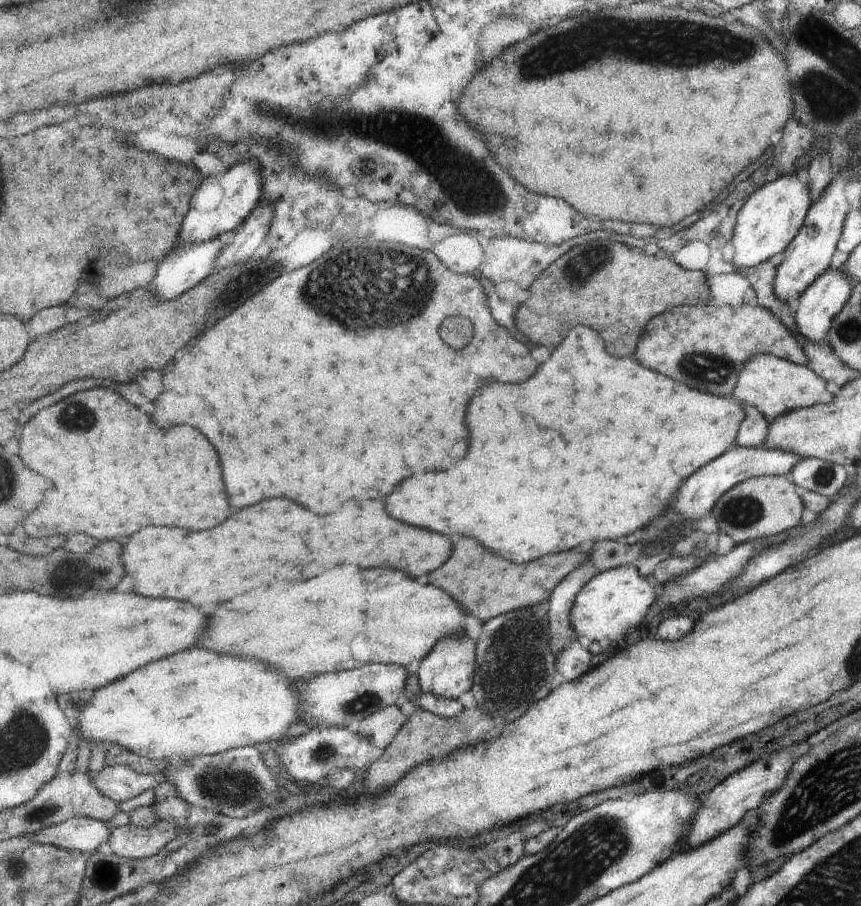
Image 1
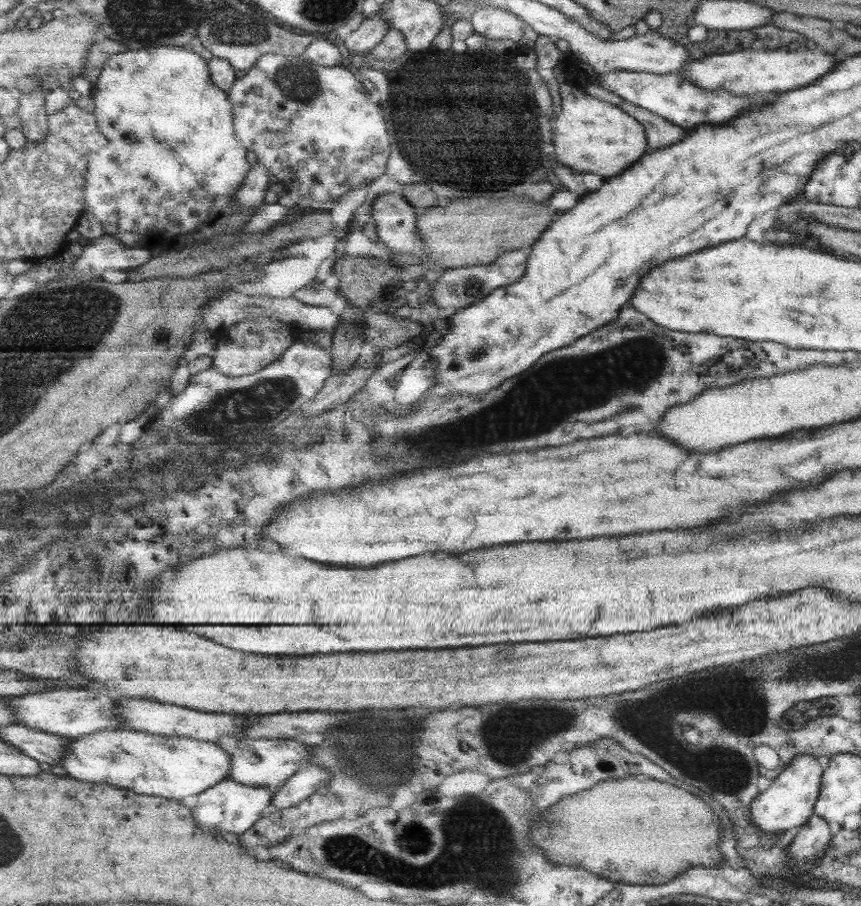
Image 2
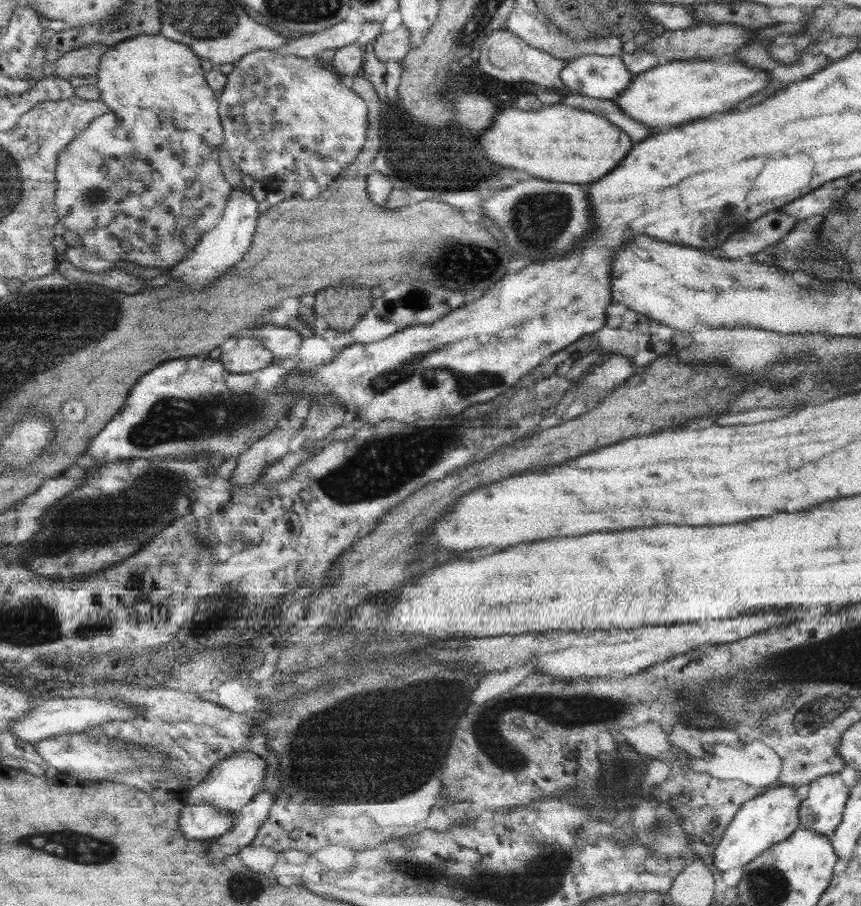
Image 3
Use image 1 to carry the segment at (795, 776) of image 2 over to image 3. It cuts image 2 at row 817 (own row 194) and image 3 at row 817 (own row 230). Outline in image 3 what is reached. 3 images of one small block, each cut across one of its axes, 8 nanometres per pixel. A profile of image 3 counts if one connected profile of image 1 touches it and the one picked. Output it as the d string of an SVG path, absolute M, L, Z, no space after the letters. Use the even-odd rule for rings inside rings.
M769 786L743 803L712 851L712 866L719 872L744 866L771 845L785 840L797 829L800 800L795 795L795 789L795 786Z

